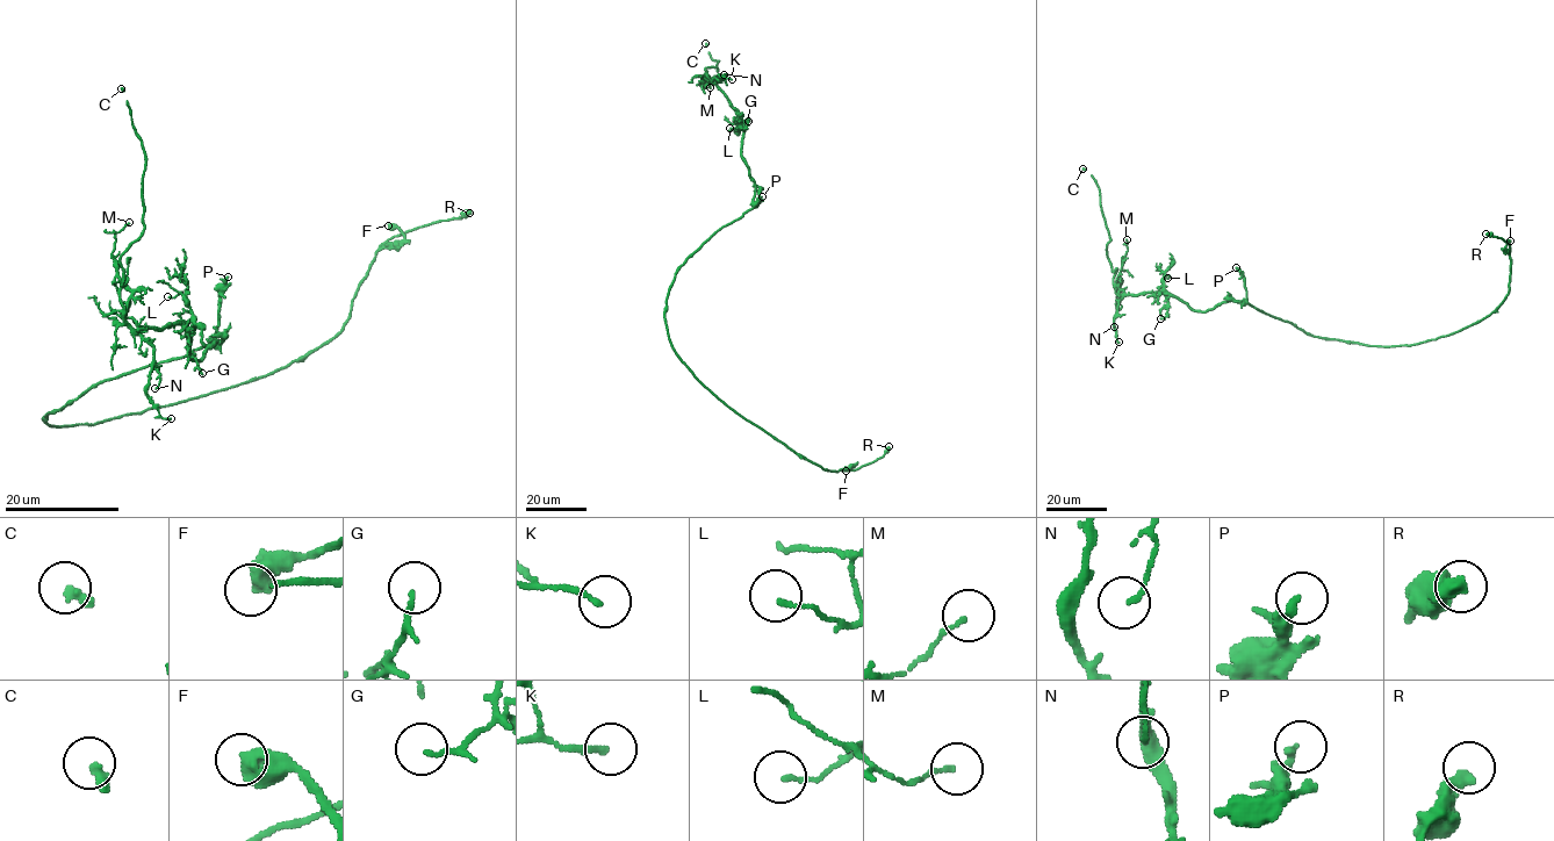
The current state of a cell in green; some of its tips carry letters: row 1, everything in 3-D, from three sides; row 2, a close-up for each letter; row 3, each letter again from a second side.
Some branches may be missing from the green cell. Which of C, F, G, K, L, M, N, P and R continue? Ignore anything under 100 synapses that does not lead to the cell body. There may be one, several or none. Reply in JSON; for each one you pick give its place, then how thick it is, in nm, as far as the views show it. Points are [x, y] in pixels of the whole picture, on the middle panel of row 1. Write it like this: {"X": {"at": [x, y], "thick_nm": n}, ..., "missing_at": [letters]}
{"C": {"at": [705, 43], "thick_nm": 260}, "missing_at": ["C"]}

